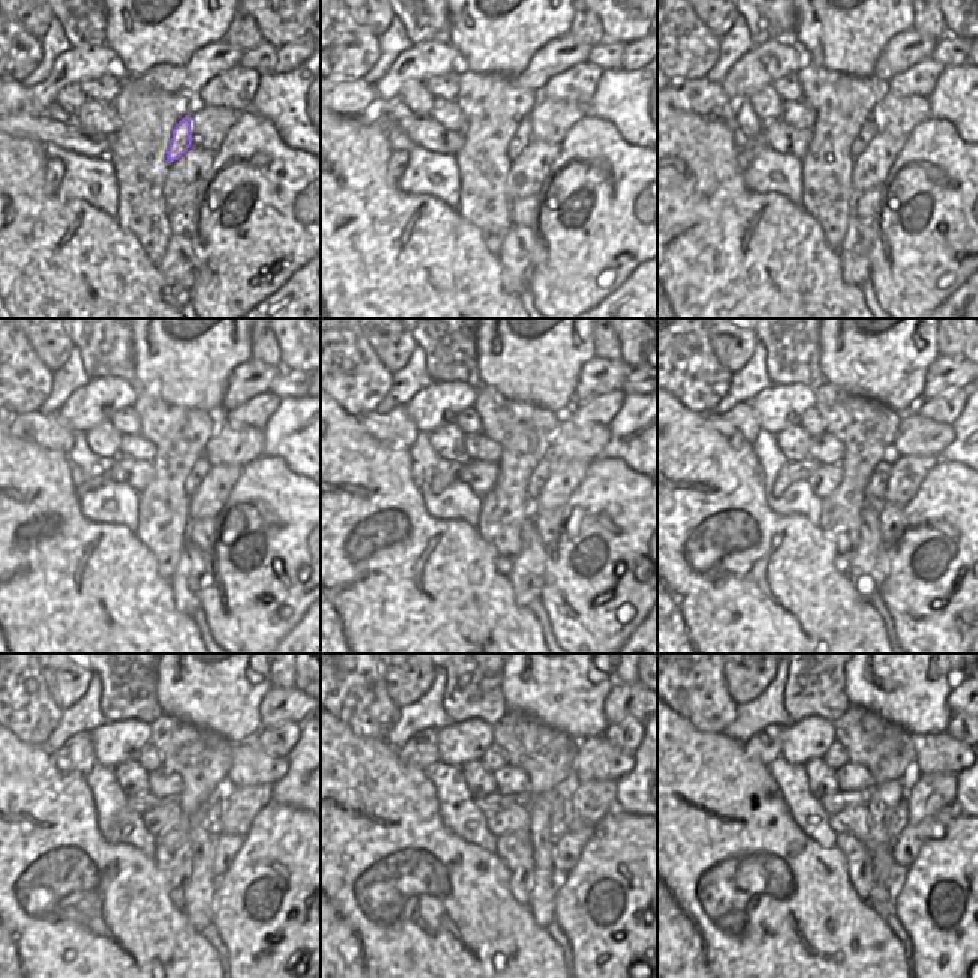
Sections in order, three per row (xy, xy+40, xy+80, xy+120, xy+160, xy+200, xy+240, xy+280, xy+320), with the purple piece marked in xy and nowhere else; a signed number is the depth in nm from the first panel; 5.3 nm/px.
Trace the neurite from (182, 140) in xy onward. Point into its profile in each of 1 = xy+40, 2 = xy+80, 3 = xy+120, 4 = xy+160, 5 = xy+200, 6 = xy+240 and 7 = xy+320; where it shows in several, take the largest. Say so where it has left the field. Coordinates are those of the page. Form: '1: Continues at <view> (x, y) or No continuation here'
1: Continues at xy+40 (522, 137)
2: Continues at xy+80 (867, 132)
3: Continues at xy+120 (201, 468)
4: Continues at xy+160 (542, 471)
5: Continues at xy+200 (876, 488)
6: Continues at xy+240 (215, 806)
7: Continues at xy+320 (899, 822)

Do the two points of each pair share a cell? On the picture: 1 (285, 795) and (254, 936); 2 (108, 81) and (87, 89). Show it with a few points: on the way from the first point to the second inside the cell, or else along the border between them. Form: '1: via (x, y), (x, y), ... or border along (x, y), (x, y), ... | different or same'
1: border along (272, 801), (305, 810) | different
2: via (104, 86), (92, 89) | same

